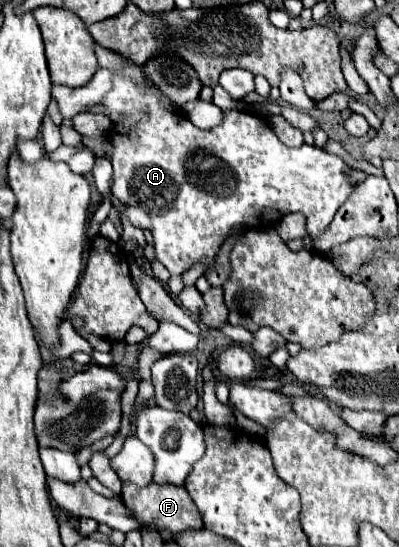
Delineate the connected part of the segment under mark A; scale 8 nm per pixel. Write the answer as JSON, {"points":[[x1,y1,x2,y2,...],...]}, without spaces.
{"points":[[125,58,121,70,111,72,113,86,103,96,101,106,107,108,111,120,109,142,113,144,113,184,111,192,125,206,125,214,135,228,149,230,155,240,157,260,173,274,181,276,193,264,213,268,219,246,233,228,267,230,291,212,301,212,307,218,307,234,315,240,327,230,339,206,355,190,357,182,351,180,353,168,341,156,329,154,317,146,303,144,299,148,285,146,273,132,271,124,257,114,243,110,227,110,219,126,201,130,179,112,169,112,159,100,159,90,153,86,141,66]]}

